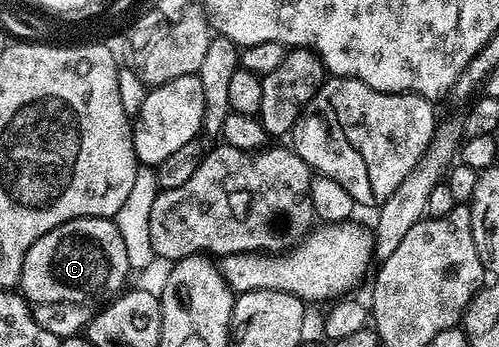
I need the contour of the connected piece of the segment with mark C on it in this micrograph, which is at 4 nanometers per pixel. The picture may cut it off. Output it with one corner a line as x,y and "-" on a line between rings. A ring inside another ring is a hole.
74,218
69,220
65,224
61,224
57,228
53,228
49,232
45,232
40,236
30,248
25,252
25,258
21,264
21,272
19,273
19,285
18,289
21,291
24,298
28,303
38,304
44,302
45,304
57,304
58,302
73,302
76,304
86,303
86,298
91,298
94,294
99,294
102,290
115,290
118,291
119,285
123,282
123,277
129,273
129,267
127,265
127,257
125,256
125,244
121,241
121,232
117,232
117,224
115,221
109,218

